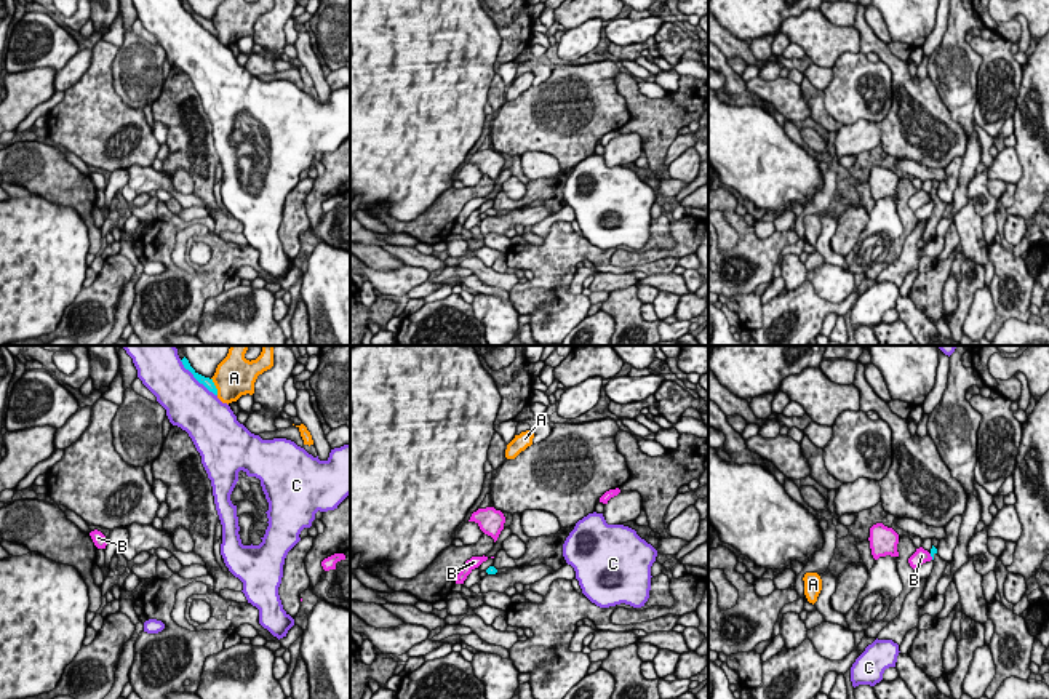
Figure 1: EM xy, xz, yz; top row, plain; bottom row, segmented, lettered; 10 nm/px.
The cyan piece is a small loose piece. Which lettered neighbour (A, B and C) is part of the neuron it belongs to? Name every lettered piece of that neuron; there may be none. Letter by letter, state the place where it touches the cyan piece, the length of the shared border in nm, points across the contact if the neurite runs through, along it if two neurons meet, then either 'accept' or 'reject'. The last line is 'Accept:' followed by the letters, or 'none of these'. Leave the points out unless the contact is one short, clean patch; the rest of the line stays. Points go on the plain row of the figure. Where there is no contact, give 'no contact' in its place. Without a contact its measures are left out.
A: contact xy (215, 27); length 190 nm; border xy (211, 19), (218, 35); reject
B: contact yz (931, 197); length 70 nm; border yz (929, 195), (933, 200); reject
C: contact xy (197, 21); length 550 nm; reject
Accept: none of these

